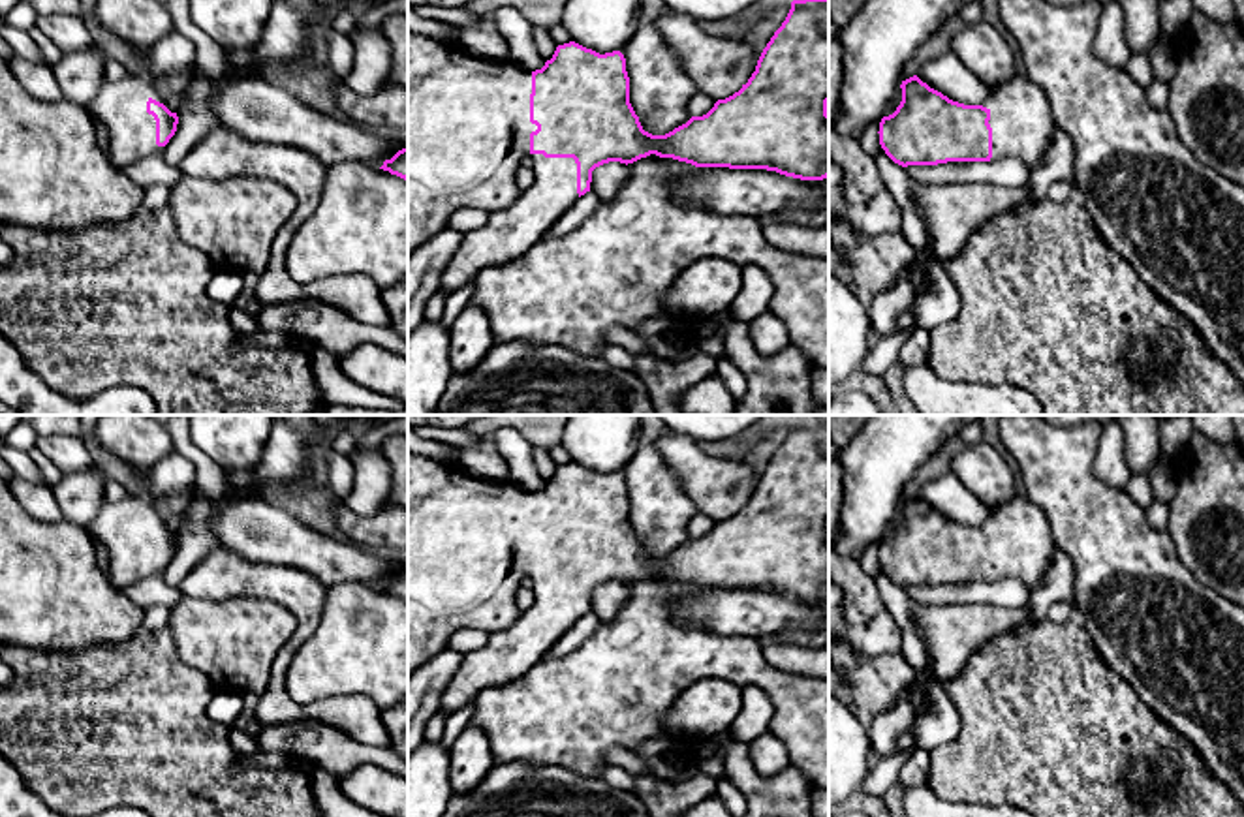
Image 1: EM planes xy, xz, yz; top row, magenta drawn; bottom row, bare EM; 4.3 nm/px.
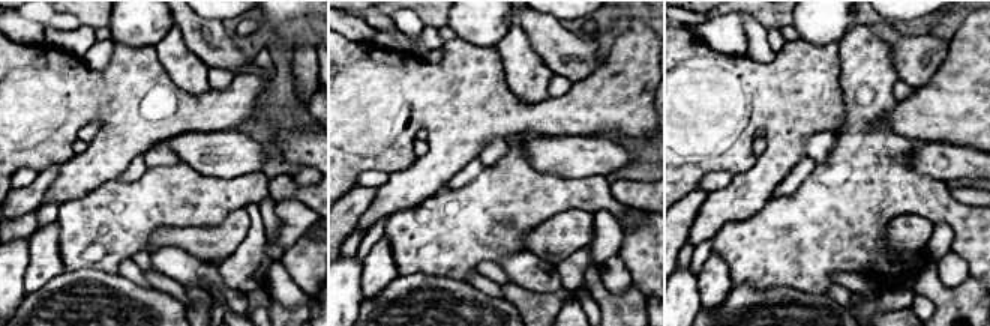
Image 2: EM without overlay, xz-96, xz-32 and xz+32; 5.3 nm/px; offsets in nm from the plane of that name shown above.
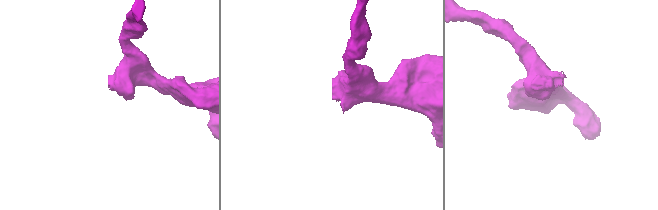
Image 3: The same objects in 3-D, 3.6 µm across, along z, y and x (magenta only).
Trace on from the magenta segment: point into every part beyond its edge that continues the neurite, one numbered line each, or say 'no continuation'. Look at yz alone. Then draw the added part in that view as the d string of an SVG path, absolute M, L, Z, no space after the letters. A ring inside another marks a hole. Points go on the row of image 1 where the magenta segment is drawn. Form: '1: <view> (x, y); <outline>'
1: yz (1021, 119); M1017 73L983 107L990 111L990 160L1013 156L1028 169L1037 165L1056 128L1045 92L1026 73Z

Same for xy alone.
1: xy (121, 107); M147 73L128 75L118 83L103 83L85 111L98 118L109 139L109 162L115 167L160 154L156 120L147 113L147 101L162 98Z

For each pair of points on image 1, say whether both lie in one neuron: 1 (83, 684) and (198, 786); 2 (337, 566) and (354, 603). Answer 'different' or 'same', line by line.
1: same
2: different

